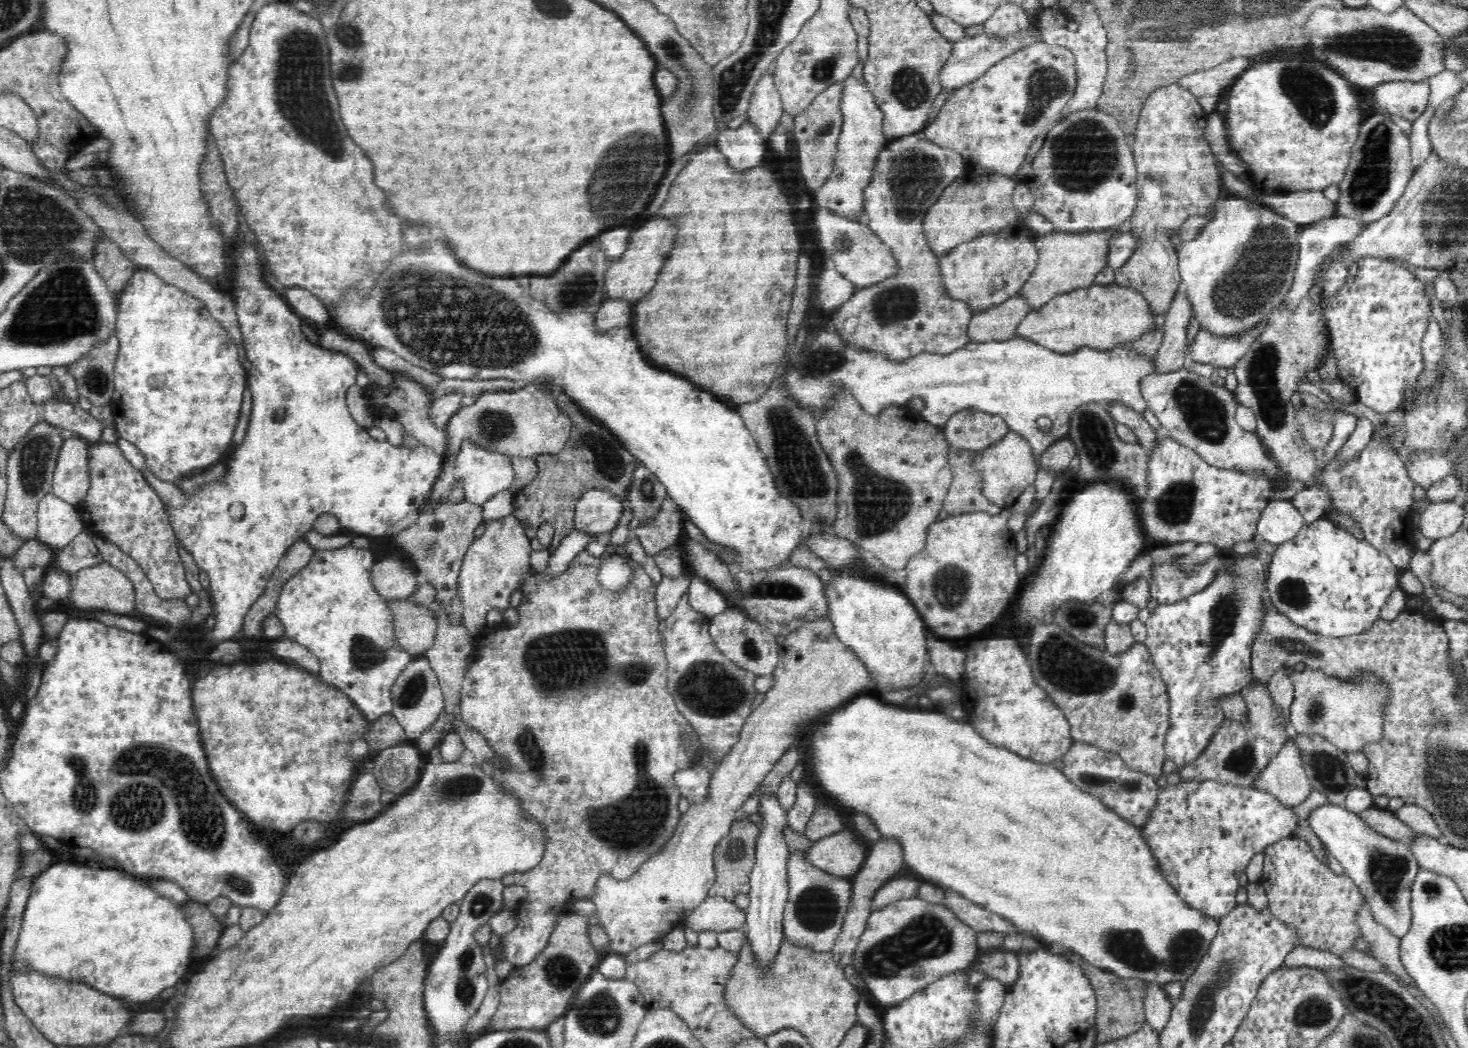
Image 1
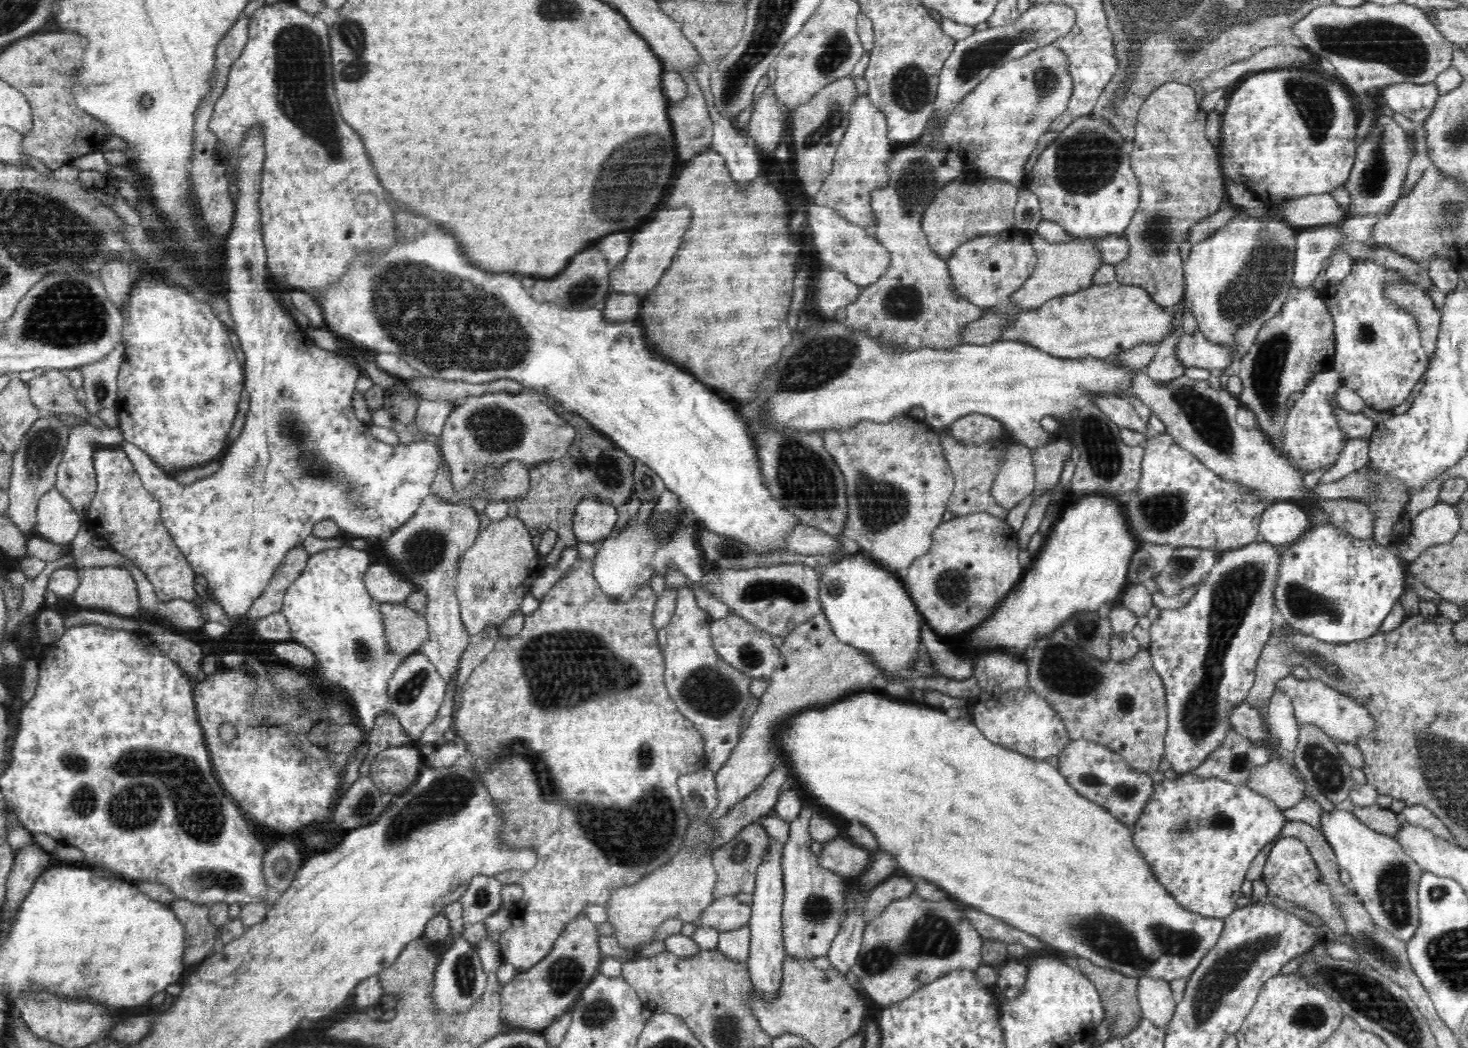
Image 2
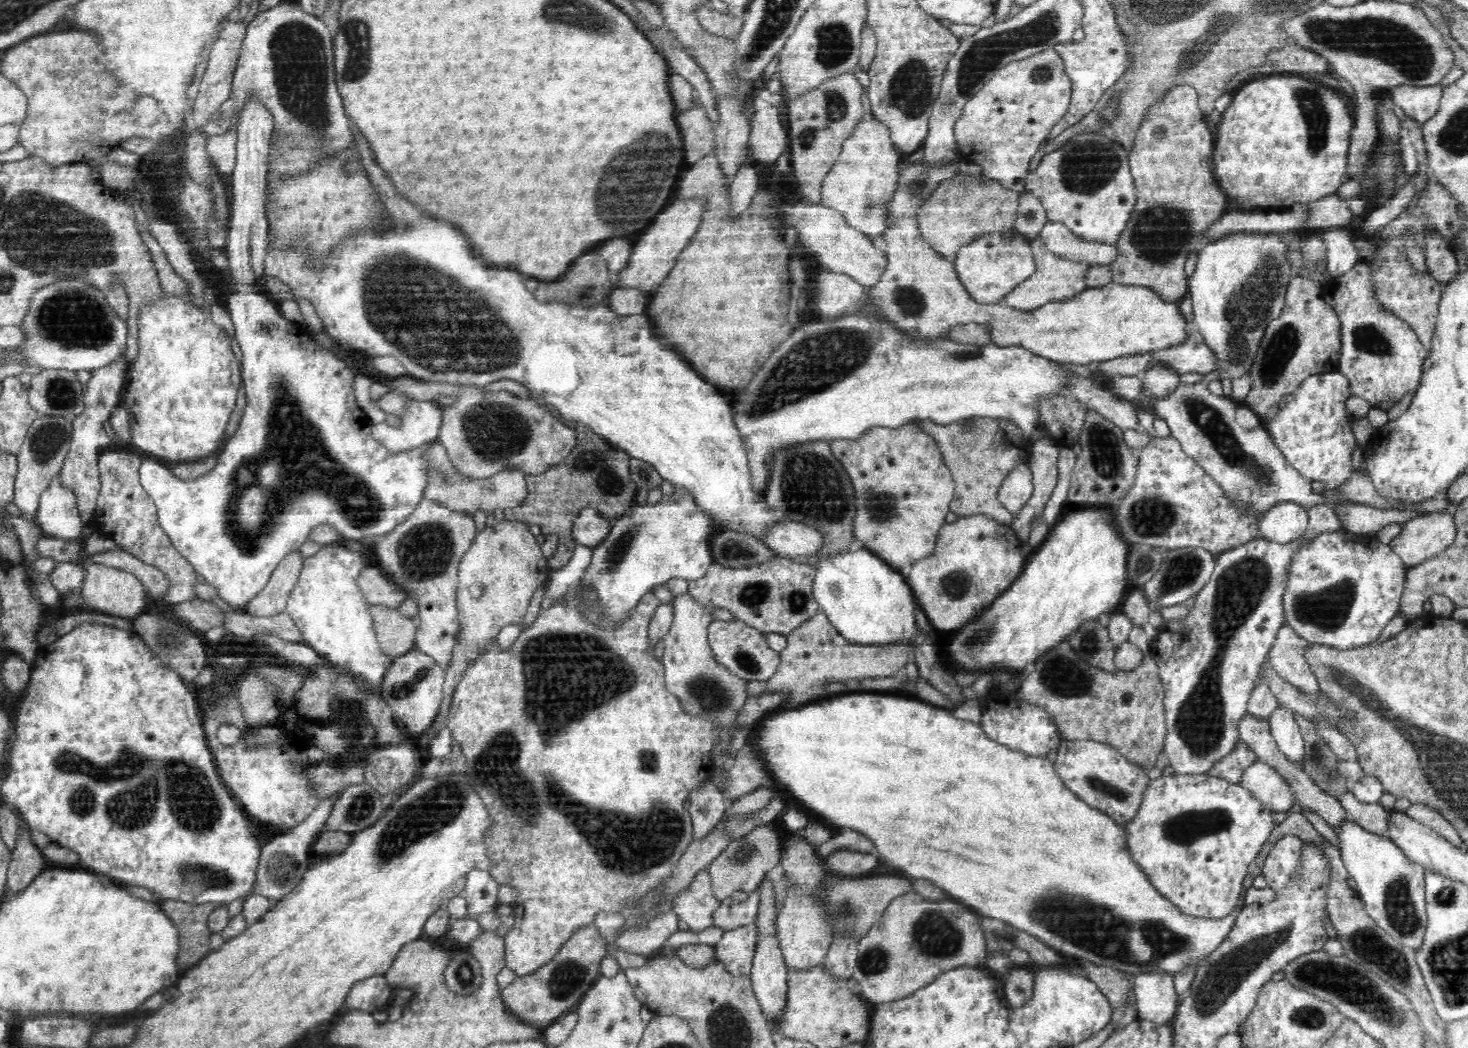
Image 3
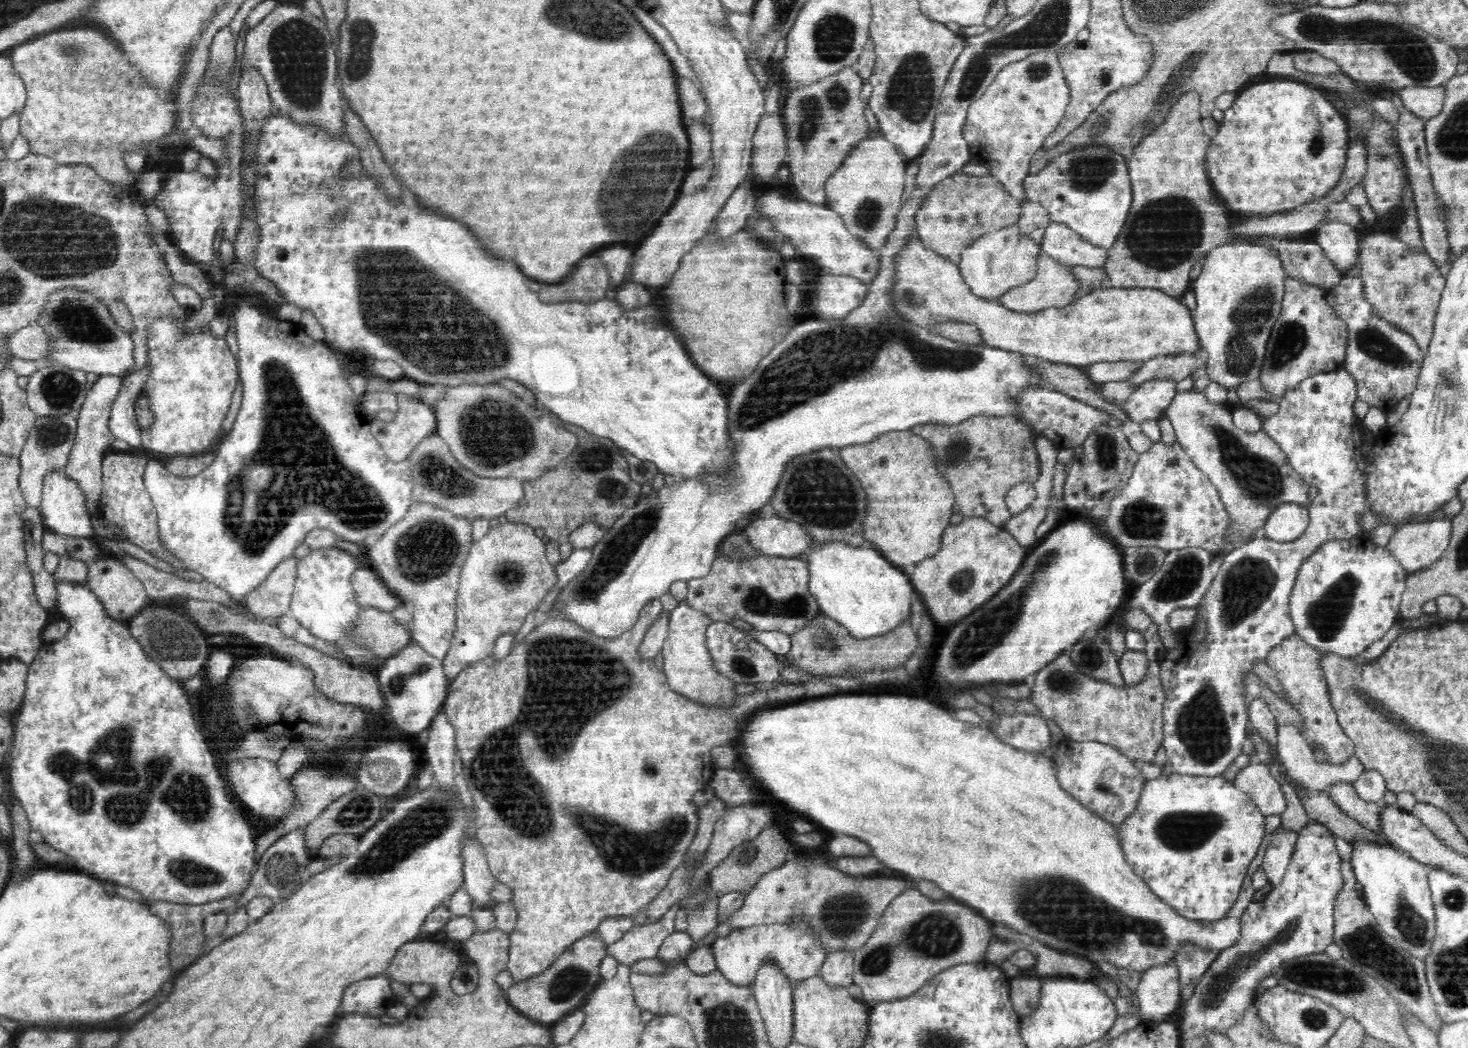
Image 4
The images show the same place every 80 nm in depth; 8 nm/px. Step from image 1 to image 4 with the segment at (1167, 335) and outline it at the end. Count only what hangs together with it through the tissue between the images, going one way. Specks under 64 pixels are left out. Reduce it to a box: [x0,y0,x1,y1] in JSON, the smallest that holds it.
[1122,379,1176,422]

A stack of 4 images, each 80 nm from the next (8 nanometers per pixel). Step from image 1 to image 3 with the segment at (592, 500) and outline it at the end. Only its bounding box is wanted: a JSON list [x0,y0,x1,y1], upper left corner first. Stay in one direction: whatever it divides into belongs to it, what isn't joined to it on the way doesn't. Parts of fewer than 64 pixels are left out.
[572,509,614,548]

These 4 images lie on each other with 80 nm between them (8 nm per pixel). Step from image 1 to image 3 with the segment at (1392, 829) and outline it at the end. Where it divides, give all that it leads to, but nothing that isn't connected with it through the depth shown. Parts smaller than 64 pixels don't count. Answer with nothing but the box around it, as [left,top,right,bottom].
[1337,789,1389,838]

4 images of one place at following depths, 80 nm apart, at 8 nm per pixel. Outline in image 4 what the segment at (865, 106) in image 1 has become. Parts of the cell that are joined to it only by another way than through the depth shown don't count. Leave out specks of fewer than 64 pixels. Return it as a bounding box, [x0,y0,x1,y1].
[824,133,910,250]

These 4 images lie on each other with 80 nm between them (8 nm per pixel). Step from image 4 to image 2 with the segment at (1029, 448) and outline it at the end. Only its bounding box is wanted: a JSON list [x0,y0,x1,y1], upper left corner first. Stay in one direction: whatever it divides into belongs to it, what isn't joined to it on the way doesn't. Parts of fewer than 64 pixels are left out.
[936,427,1014,520]

